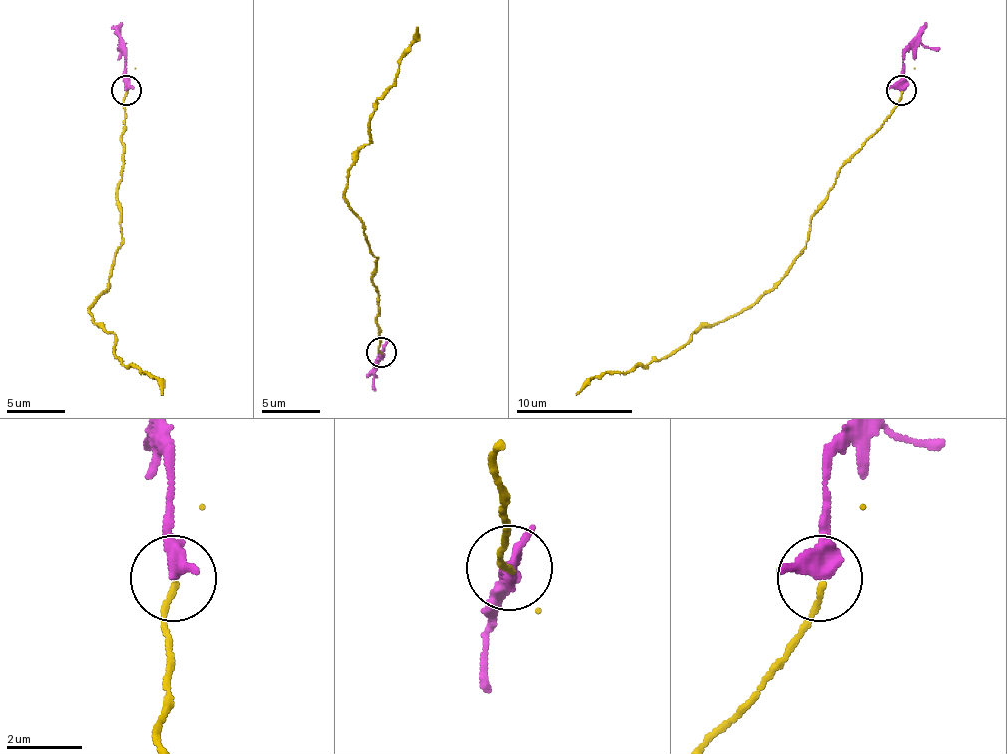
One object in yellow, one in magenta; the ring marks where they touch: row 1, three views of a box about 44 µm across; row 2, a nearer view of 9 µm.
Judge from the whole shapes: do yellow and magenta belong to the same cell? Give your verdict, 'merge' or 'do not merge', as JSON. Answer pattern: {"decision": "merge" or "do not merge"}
{"decision": "do not merge"}

